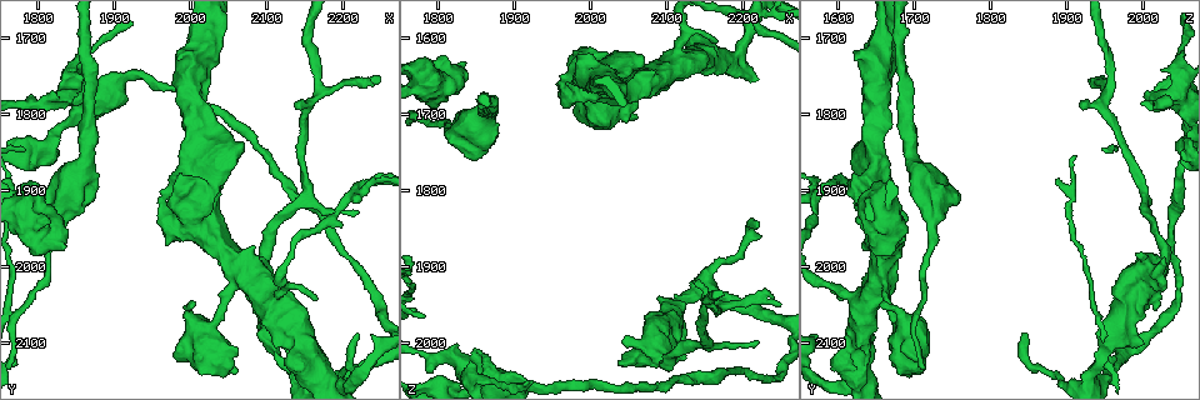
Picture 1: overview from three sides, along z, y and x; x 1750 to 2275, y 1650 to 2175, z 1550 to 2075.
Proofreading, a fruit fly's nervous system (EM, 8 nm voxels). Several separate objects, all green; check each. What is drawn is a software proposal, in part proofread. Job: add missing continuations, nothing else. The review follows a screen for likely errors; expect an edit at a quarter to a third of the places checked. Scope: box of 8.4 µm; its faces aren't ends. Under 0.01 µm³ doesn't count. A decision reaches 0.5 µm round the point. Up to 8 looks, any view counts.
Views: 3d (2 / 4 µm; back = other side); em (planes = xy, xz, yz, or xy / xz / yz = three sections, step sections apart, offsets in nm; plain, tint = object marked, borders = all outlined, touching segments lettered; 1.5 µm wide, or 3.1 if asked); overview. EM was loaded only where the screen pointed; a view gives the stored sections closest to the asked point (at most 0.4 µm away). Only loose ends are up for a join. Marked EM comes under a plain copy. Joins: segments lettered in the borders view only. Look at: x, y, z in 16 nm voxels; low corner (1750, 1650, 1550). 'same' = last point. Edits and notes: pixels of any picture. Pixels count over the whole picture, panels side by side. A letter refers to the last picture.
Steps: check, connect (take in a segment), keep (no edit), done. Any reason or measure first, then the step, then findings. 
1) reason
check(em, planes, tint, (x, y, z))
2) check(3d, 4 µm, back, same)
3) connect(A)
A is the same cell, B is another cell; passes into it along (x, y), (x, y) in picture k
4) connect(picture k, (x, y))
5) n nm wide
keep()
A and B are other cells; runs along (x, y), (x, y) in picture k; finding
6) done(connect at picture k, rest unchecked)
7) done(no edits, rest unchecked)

stops while still wide
check(em, planes, borders, (1835, 1975, 1635))

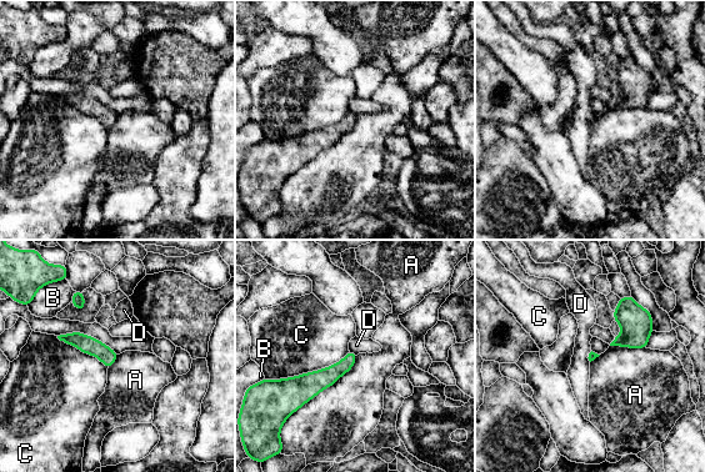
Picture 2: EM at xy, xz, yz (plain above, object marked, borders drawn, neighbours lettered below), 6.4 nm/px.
A touches over 600 nm
keep()
A, B, C and D are other cells; border along (358, 355), (348, 371), (289, 416) in picture 2; no lettered segment goes on from it

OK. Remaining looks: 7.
free end
check(em, planes, borders, (2060, 2140, 1700))

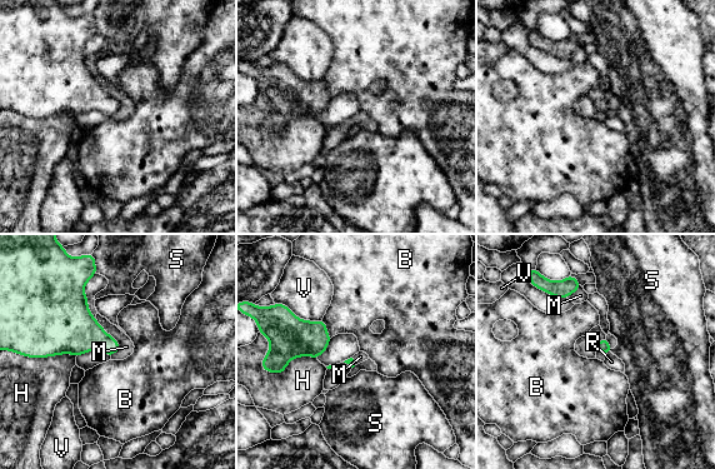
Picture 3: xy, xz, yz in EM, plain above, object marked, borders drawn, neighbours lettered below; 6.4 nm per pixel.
H touches over 320 nm
keep()
B, H, M, R, S and V are other cells; border along (94, 318), (119, 344), (111, 357) in picture 3; none of them fits

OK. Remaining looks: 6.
branch stops here
check(em, yz, step 8, tint, (2005, 2045, 1660))

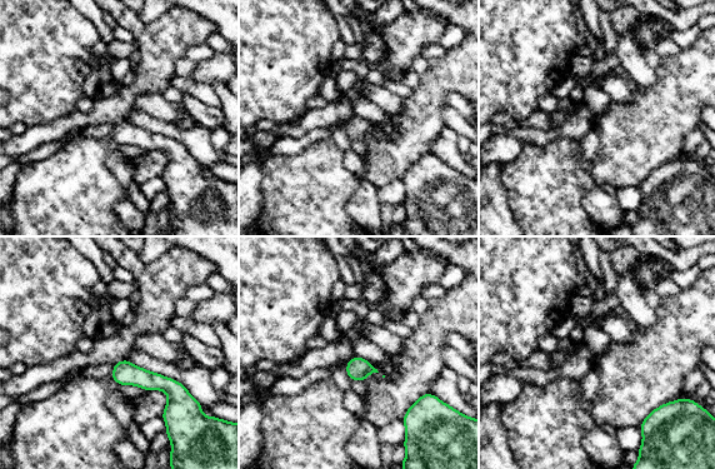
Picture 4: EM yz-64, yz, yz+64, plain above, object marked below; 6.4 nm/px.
another direction
check(em, planes, borders, same)

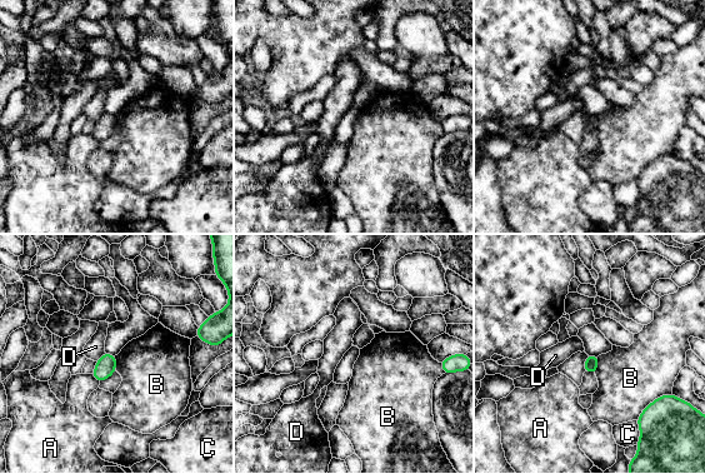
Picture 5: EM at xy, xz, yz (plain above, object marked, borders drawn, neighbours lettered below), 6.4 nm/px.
keep()
A, B, C and D are other cells; border along (671, 393), (654, 399), (636, 420) in picture 5; none of them fits

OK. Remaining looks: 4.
done(no edits, rest unchecked)

